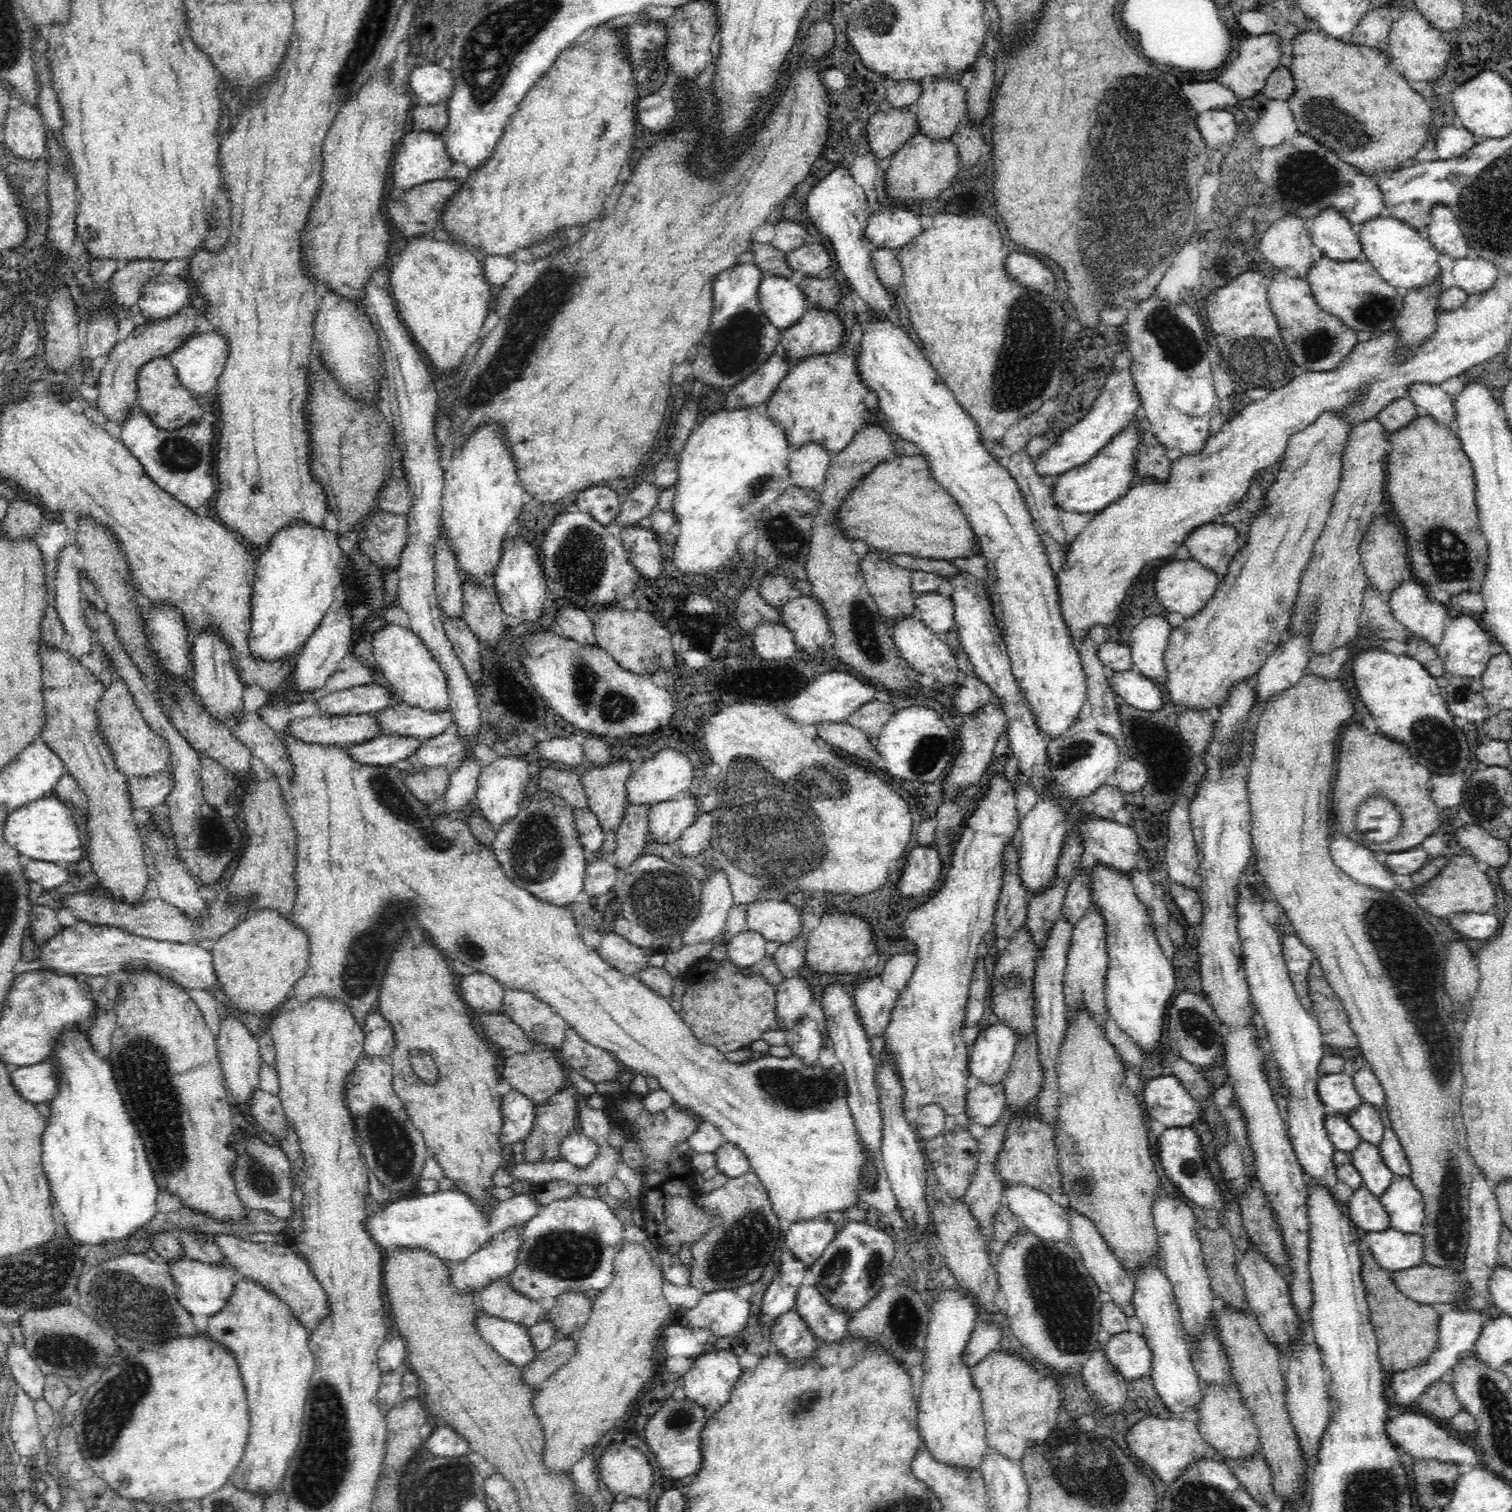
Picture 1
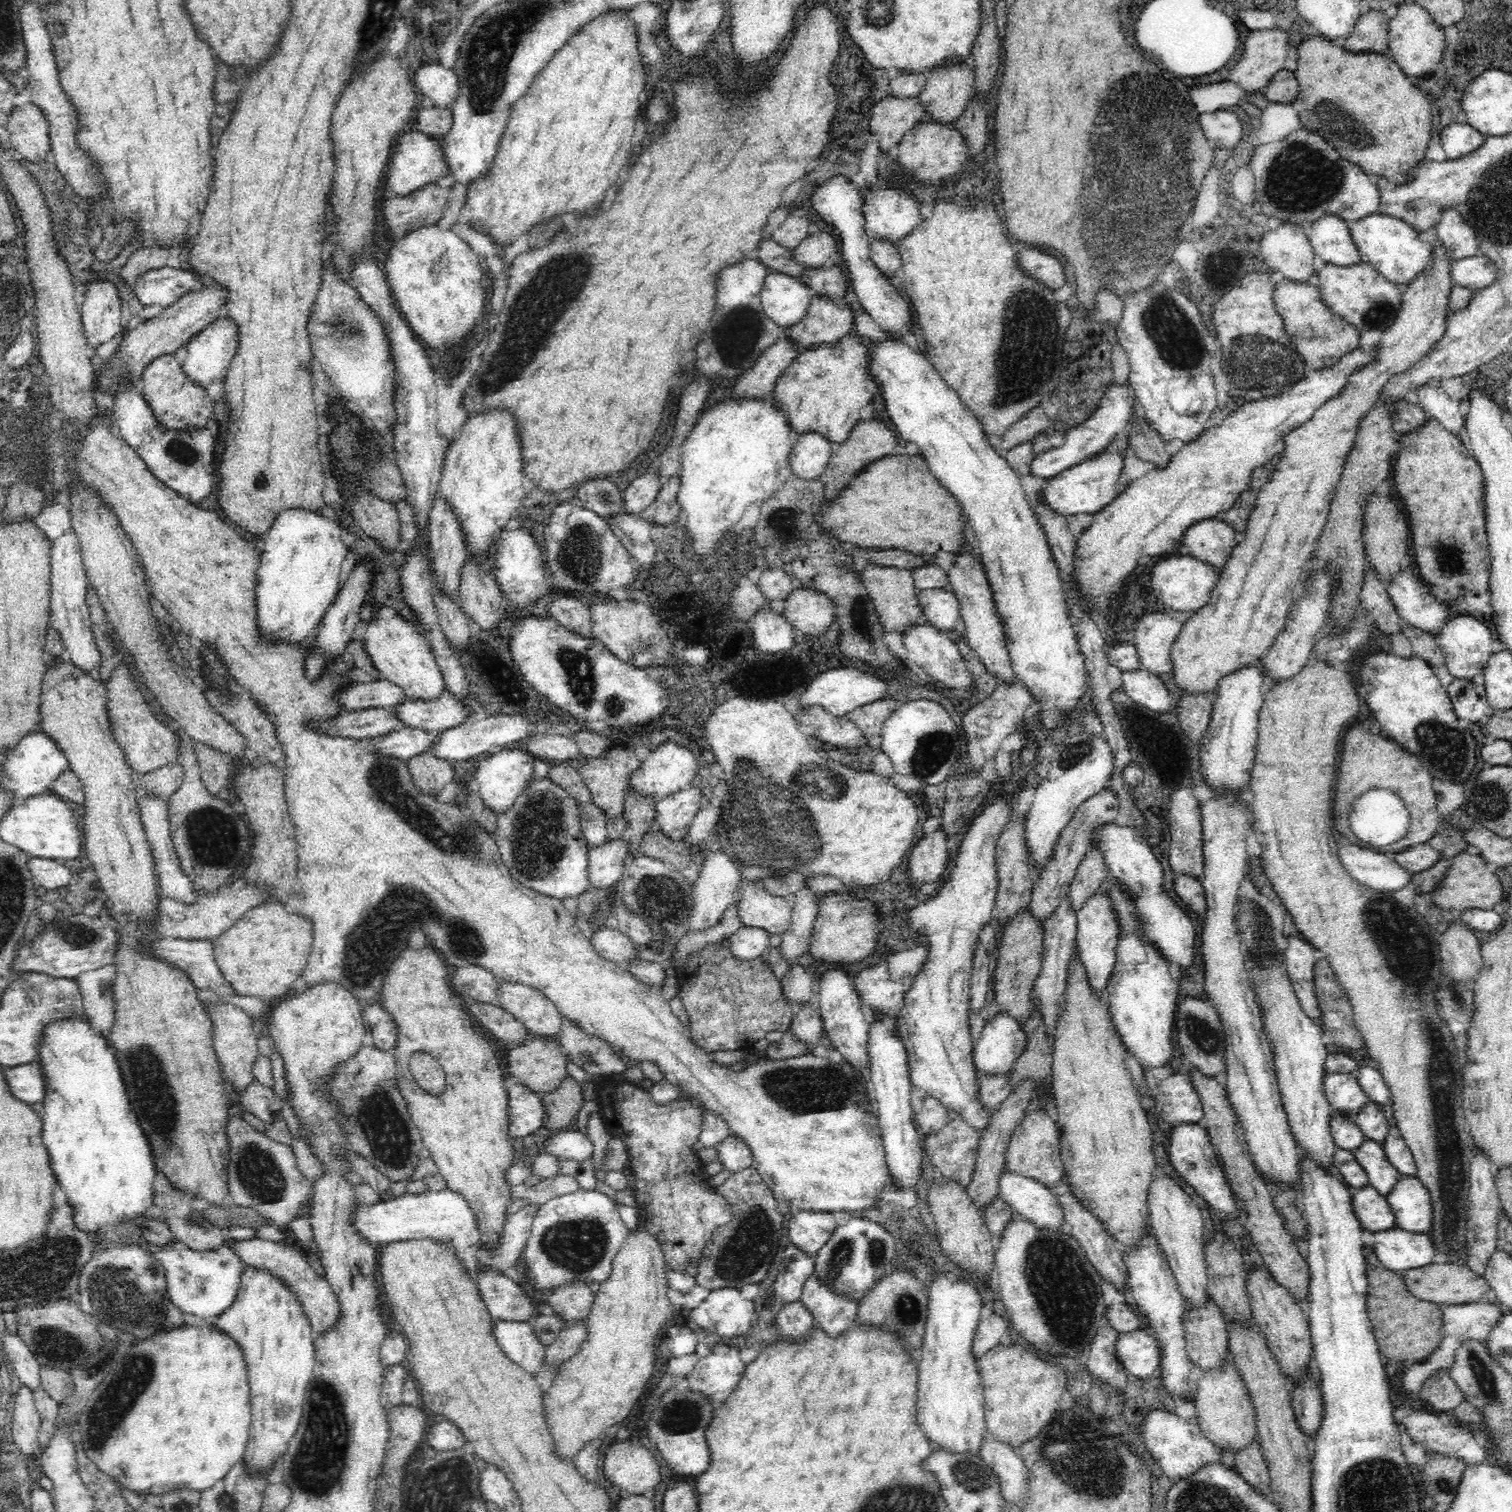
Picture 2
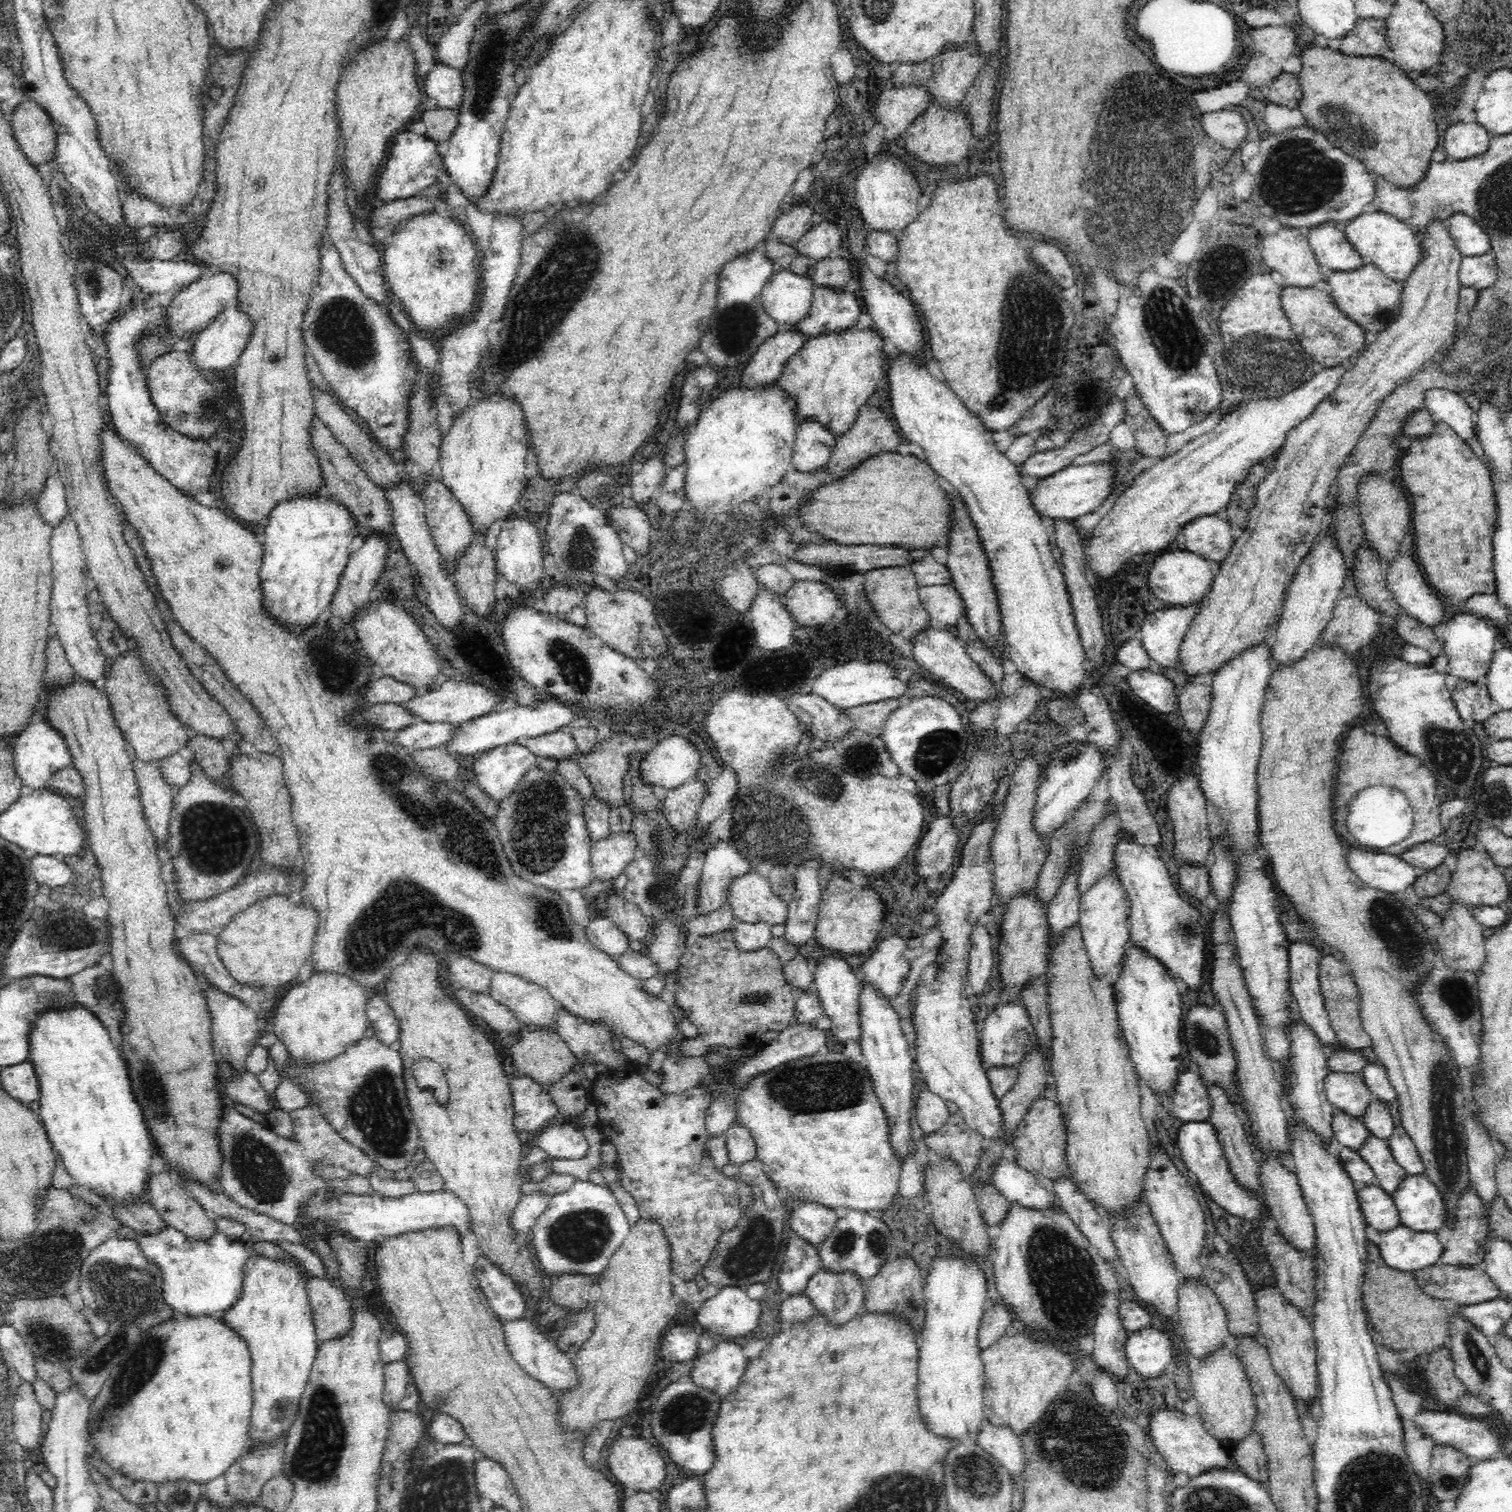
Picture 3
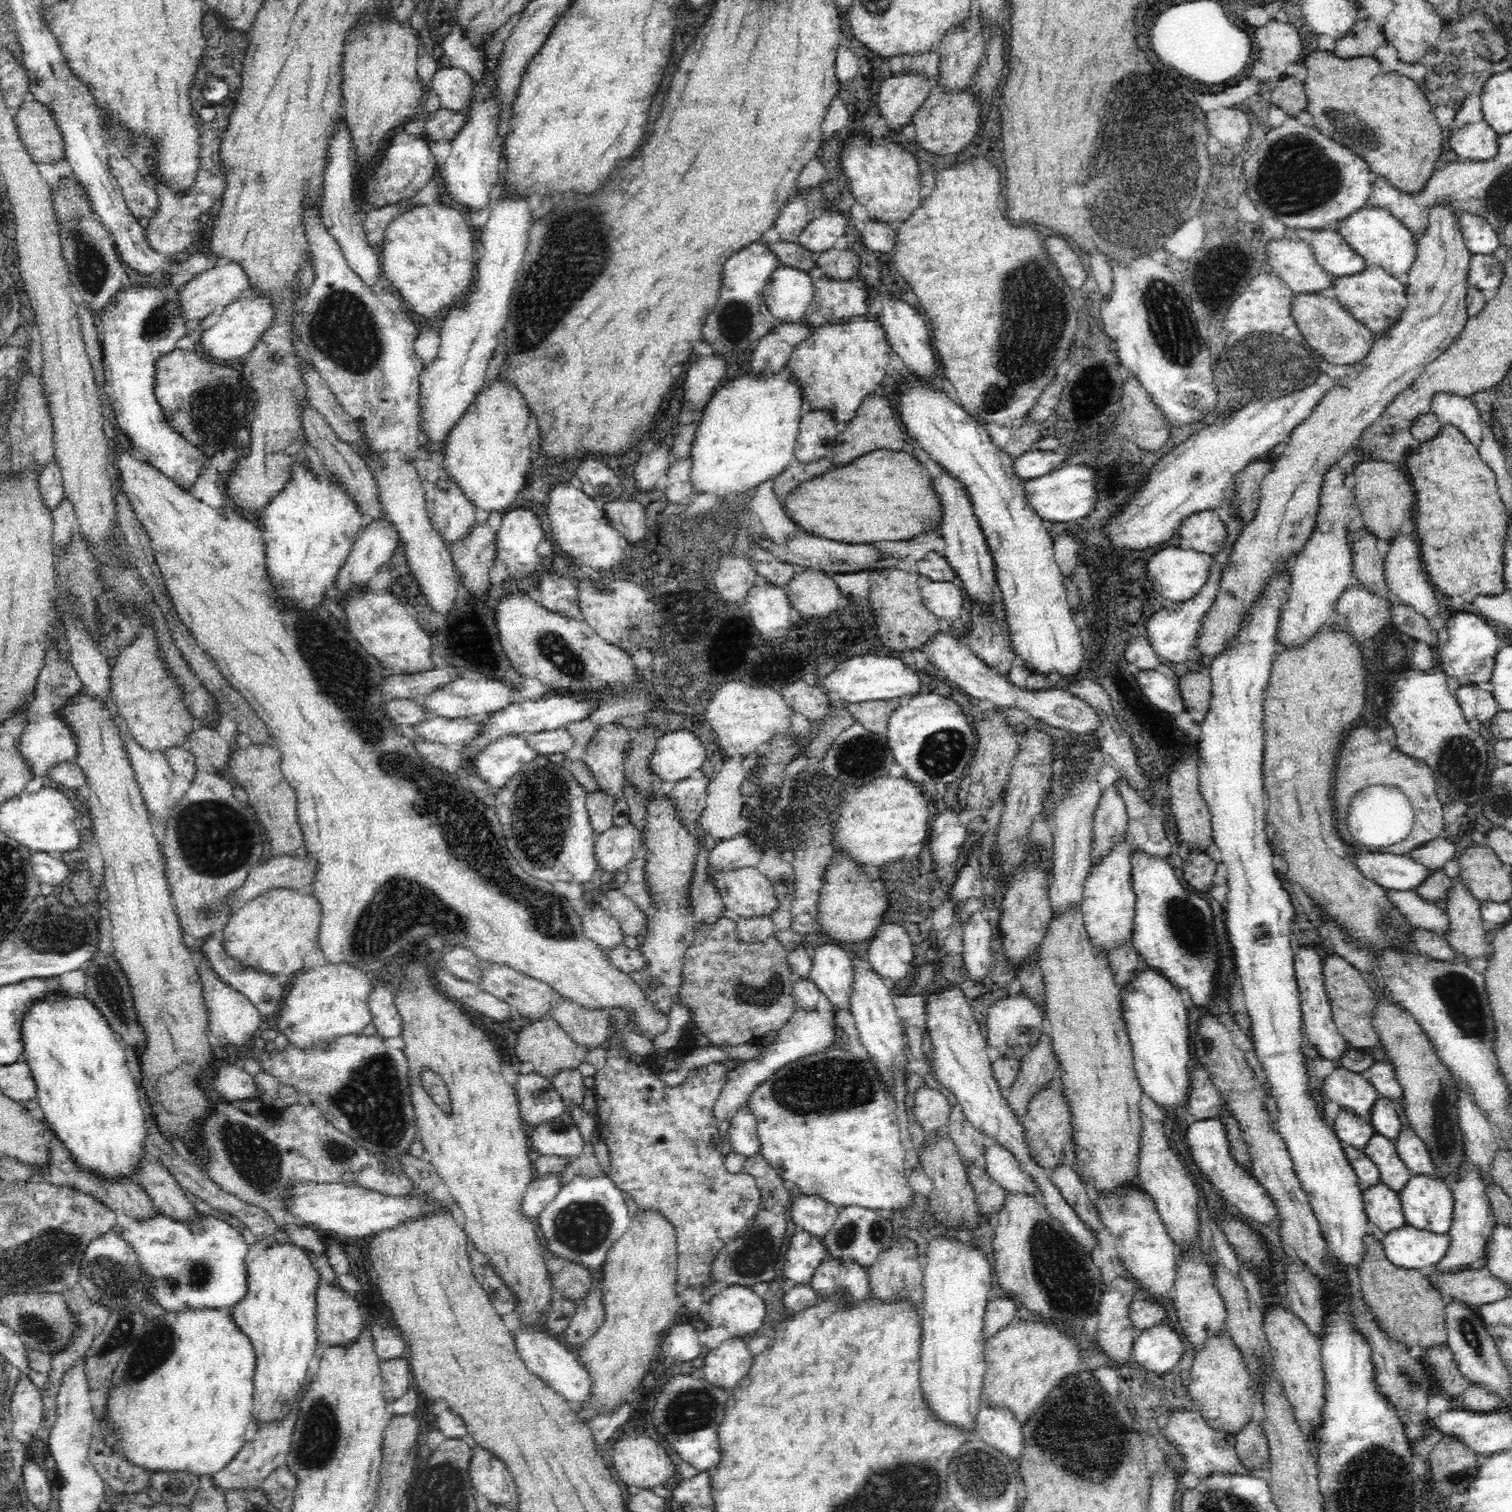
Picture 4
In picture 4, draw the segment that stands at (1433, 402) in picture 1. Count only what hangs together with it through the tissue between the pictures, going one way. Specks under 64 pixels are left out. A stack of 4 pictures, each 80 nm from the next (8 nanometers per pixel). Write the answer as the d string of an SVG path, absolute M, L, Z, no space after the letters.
M1447 393L1438 394L1432 403L1432 411L1437 415L1443 428L1460 428L1469 442L1476 447L1484 442L1487 423L1482 419L1480 410L1477 410L1468 398Z

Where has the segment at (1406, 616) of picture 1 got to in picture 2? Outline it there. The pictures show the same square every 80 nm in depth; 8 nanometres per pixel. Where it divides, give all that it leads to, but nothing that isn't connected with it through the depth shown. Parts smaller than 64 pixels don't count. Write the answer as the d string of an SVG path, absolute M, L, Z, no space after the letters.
M1413 563L1400 567L1393 574L1387 591L1404 622L1436 636L1448 622L1448 613L1429 587Z

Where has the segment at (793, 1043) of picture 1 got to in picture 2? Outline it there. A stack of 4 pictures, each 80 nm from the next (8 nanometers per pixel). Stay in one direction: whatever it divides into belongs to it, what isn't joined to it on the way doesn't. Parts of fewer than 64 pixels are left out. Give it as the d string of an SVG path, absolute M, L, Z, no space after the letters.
M806 1001L804 1004L796 1006L795 1016L793 1017L793 1022L789 1030L792 1031L798 1039L810 1043L810 1052L812 1052L812 1048L820 1042L821 1034L824 1031L823 1028L823 1019L821 1015L816 1012L816 1008L812 1006L812 1002Z

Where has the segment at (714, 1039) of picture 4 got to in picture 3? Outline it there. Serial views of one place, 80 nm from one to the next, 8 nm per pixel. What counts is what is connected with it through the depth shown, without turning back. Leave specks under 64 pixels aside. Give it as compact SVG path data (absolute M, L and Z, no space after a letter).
M724 928L710 936L693 939L684 956L680 958L675 1004L686 1011L688 1020L698 1030L695 1037L685 1038L680 1044L679 1052L685 1057L701 1057L714 1046L730 1049L752 1047L760 1042L760 1038L768 1030L780 1032L795 1020L796 987L786 977L778 952L768 946L758 950L741 950L737 946L734 930L735 928Z

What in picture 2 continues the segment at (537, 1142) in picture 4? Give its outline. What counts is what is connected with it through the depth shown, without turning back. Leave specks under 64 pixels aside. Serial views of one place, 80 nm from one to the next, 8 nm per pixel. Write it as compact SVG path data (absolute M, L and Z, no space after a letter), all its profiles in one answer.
M560 1129L551 1132L544 1141L545 1153L560 1161L576 1161L578 1164L593 1159L593 1144L589 1137L578 1130Z

